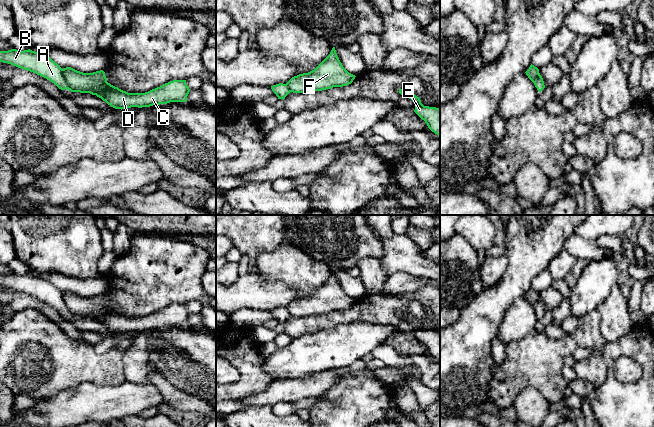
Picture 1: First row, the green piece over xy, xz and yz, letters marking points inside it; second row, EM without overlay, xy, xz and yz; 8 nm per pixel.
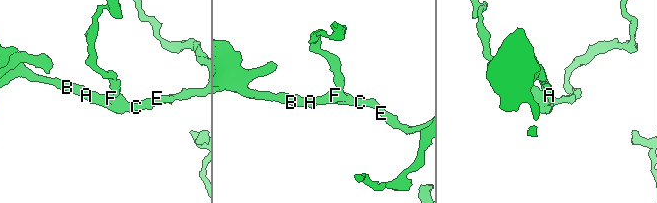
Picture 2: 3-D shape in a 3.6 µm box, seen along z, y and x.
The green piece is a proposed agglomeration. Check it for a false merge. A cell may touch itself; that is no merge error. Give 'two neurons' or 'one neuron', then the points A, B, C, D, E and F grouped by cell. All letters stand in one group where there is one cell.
two neurons; A B / C D E F

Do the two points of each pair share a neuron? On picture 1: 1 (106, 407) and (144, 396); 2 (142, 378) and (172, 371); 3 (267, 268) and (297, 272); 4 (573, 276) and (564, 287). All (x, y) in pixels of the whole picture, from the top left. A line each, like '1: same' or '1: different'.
1: same
2: different
3: same
4: same

